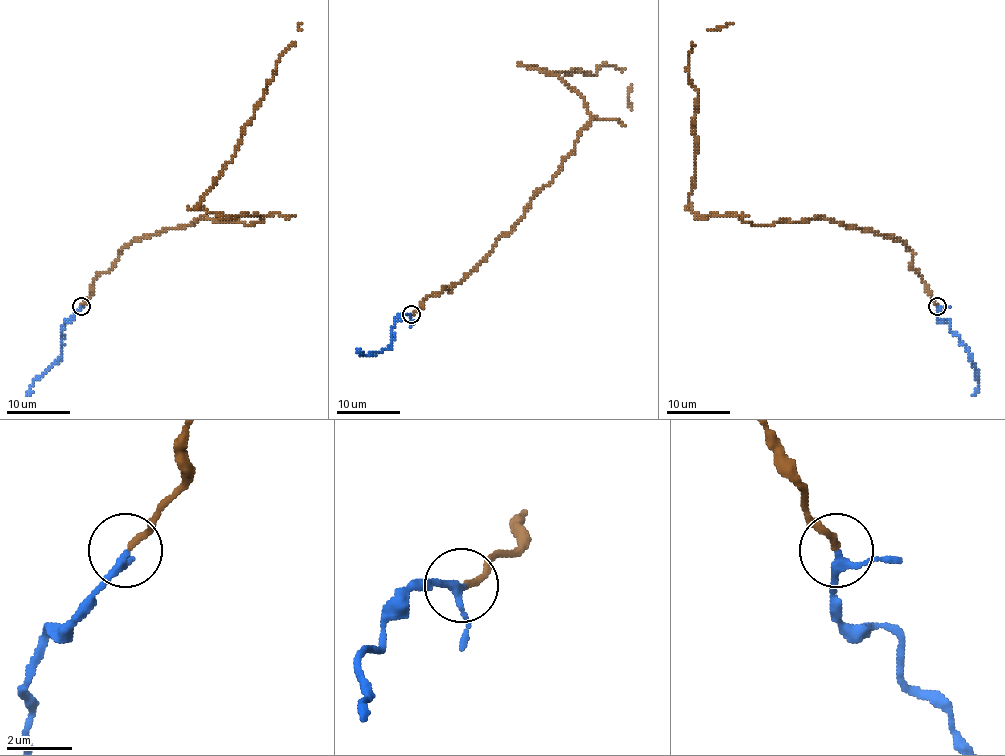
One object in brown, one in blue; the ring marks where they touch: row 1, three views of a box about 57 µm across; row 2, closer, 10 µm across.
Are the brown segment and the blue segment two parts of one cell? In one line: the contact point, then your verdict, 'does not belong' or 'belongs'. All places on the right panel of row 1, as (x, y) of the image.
(937, 306) | belongs

